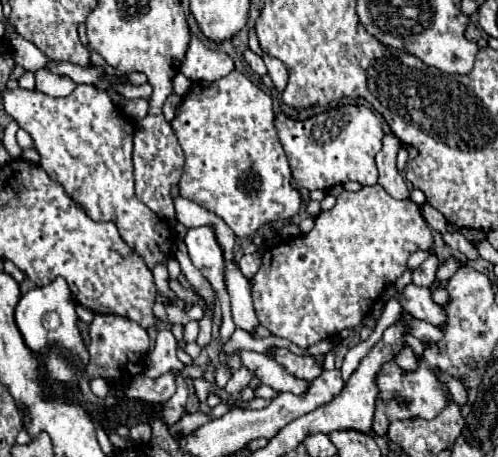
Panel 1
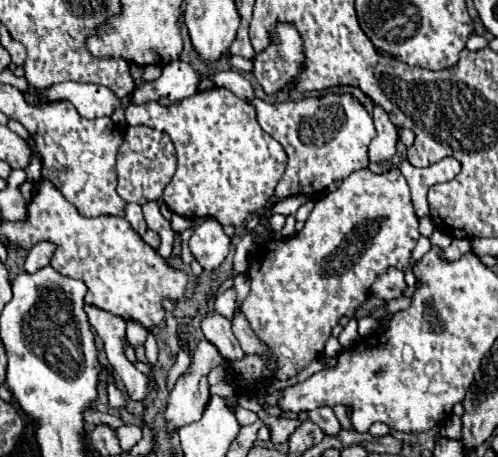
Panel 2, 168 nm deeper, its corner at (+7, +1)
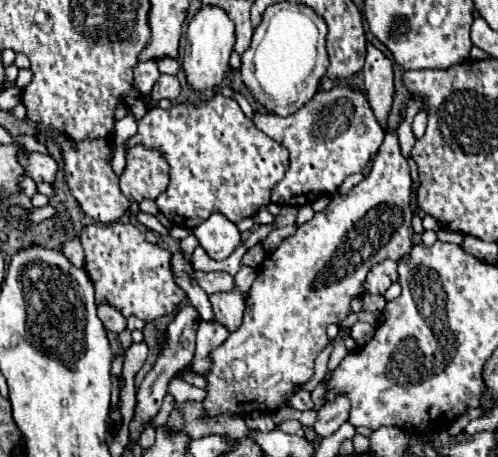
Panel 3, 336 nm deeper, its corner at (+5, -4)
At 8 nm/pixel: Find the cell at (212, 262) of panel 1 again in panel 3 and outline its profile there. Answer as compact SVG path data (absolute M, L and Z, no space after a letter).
M212 214L204 220L198 228L194 228L194 236L212 260L224 260L240 246L240 232L236 224L222 214Z

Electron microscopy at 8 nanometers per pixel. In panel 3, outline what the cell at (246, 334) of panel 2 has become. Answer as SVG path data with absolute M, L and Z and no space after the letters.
M242 266L234 278L234 282L236 282L234 290L210 296L216 320L220 324L224 324L230 332L234 332L234 328L238 328L238 324L242 324L246 298L248 298L254 278L256 278L256 270L250 266Z

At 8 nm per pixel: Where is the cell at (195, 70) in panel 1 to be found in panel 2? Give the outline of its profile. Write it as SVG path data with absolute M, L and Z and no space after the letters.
M238 71L216 73L212 81L216 87L226 87L236 97L254 105L260 127L284 147L288 167L274 193L278 199L292 195L312 197L324 191L332 181L344 181L350 173L368 165L368 145L376 137L376 129L372 117L354 95L328 93L322 97L306 97L302 101L266 103L254 95L250 81L246 81Z

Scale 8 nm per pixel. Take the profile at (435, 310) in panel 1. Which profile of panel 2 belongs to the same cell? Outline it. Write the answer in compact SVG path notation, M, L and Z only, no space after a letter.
M388 267L382 275L376 277L376 281L372 283L372 295L380 297L380 299L386 299L386 301L392 301L392 299L398 299L400 293L406 289L406 283L404 283L404 273L396 267Z

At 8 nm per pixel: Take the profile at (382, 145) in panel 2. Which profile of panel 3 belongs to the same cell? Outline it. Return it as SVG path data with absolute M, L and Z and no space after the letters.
M368 44L366 64L362 68L364 82L366 82L366 98L370 102L370 108L380 124L386 124L390 108L392 108L392 96L394 96L394 80L392 80L392 62L376 50L372 44Z

